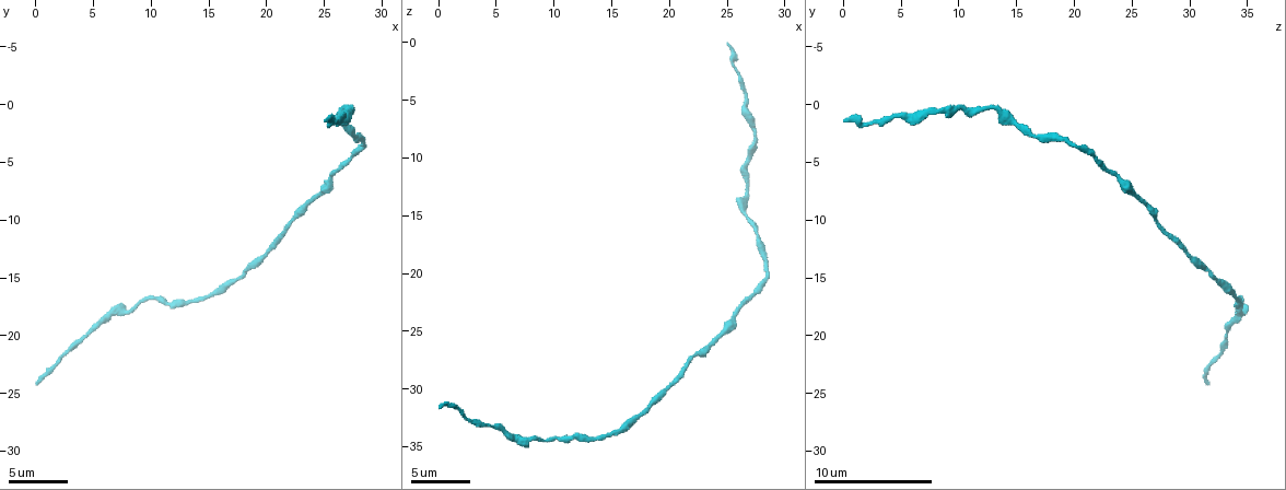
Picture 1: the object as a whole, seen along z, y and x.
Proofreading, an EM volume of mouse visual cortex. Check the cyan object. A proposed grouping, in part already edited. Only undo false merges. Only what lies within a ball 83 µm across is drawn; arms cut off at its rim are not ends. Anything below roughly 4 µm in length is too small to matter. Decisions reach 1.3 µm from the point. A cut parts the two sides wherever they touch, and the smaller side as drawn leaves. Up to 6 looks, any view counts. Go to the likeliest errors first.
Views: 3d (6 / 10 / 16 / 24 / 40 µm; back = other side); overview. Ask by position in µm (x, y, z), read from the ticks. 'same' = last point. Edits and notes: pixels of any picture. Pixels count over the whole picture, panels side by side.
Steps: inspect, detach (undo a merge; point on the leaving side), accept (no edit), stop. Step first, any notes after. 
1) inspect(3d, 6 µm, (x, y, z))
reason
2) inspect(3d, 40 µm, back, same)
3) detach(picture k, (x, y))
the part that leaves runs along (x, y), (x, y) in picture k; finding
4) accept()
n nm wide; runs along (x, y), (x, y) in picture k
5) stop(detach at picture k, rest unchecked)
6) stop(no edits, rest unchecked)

inspect(3d, 6 µm, (4.2, 20.0, 33.0))

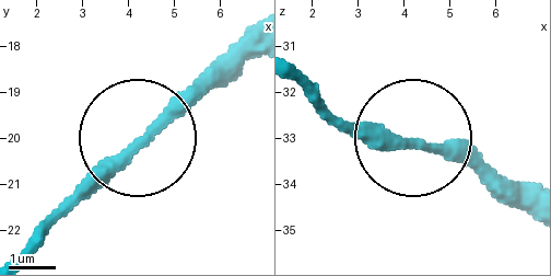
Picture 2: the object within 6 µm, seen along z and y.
accept()
all the same cell

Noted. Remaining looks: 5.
inspect(3d, 6 µm, (8.4, 17.6, 34.4))
sudden change in width

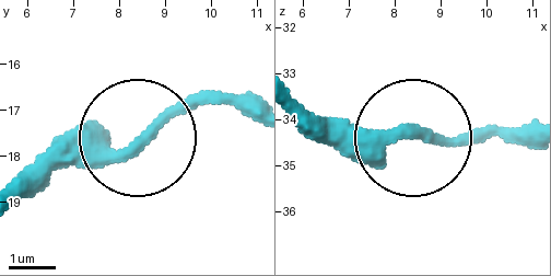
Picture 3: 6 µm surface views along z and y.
inspect(3d, 6 µm, back, (8.50, 17.75, 34.30))

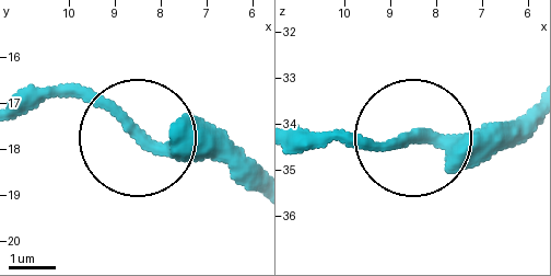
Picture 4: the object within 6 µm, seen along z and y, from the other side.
accept()
continuous, no second cell

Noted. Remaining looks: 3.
inspect(3d, 10 µm, (15.6, 16.2, 33.6))
calibre changes

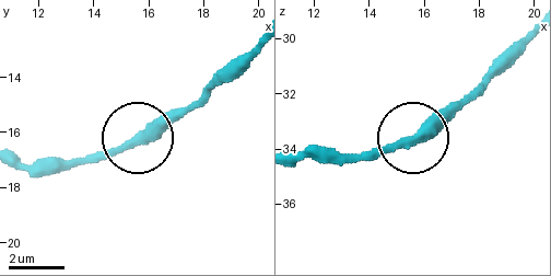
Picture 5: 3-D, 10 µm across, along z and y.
inspect(3d, 6 µm, (15.7, 16.3, 33.6))

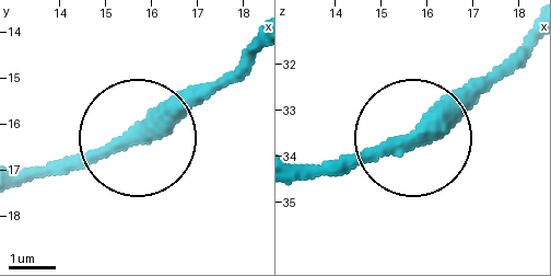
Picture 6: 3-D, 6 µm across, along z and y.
accept()
380 nm wide; runs along (250, 47), (133, 137), (44, 173) in picture 6; continuous, no second cell

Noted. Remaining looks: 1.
stop(no edits, rest unchecked)

